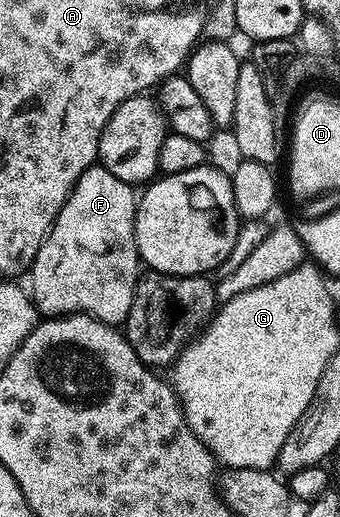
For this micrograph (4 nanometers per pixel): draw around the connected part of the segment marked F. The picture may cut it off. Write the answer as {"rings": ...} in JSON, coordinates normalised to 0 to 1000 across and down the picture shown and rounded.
{"rings":[[[276,319],[218,356],[182,395],[153,439],[141,443],[112,495],[94,507],[88,574],[129,611],[262,607],[294,623],[365,627],[376,621],[382,588],[394,580],[400,547],[418,530],[412,489],[400,485],[400,393],[406,375],[379,354],[347,348],[335,333]]]}

